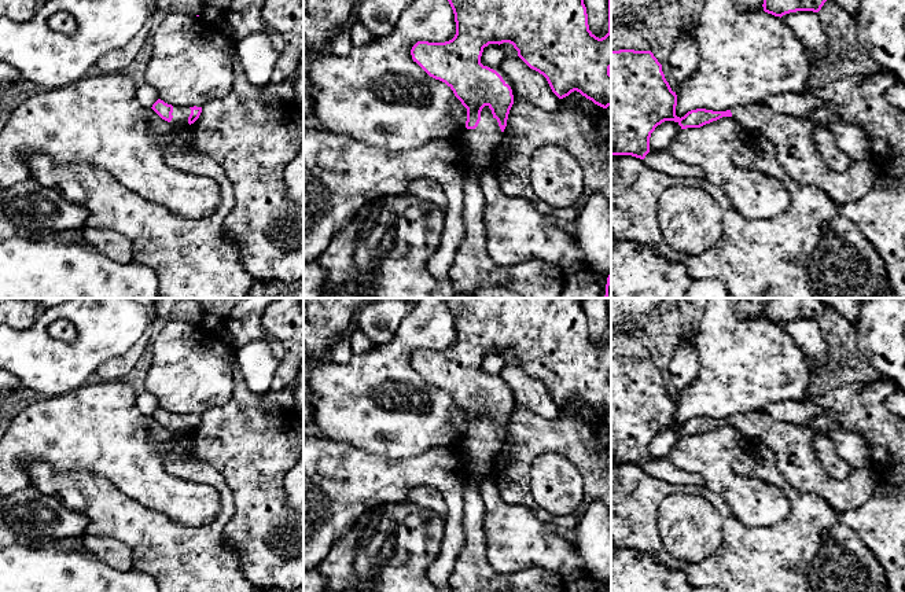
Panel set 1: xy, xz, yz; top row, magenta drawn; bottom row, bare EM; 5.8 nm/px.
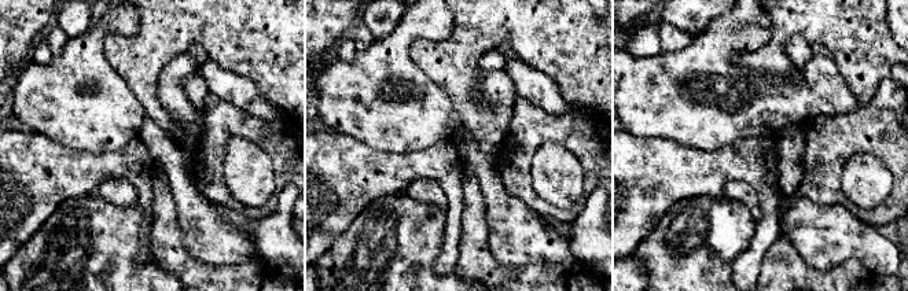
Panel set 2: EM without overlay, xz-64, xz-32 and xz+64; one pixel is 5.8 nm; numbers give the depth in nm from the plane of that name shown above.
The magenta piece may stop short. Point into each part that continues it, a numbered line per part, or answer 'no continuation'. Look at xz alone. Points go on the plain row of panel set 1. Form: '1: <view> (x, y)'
1: xz (484, 448)

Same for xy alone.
1: xy (180, 422)

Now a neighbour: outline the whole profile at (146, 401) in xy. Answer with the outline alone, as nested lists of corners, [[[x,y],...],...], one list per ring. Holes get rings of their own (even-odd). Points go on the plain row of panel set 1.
[[[148,391],[141,393],[136,397],[137,408],[141,413],[151,416],[158,408],[158,400]]]

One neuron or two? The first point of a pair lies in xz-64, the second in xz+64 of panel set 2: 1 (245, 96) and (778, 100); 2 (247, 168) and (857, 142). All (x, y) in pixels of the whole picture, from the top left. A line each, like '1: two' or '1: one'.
1: one
2: two

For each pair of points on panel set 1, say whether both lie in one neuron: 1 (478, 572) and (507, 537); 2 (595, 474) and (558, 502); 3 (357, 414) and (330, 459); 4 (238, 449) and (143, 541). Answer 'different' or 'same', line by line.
1: different
2: different
3: different
4: different

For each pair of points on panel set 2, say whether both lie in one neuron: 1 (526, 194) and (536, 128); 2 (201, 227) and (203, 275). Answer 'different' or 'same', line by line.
1: same
2: different

